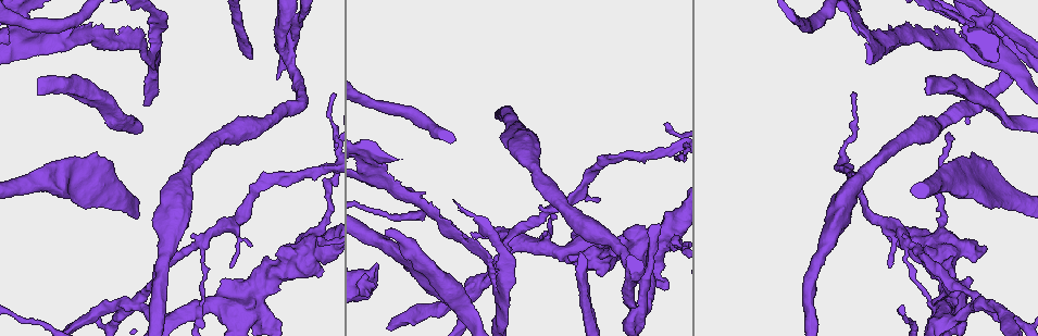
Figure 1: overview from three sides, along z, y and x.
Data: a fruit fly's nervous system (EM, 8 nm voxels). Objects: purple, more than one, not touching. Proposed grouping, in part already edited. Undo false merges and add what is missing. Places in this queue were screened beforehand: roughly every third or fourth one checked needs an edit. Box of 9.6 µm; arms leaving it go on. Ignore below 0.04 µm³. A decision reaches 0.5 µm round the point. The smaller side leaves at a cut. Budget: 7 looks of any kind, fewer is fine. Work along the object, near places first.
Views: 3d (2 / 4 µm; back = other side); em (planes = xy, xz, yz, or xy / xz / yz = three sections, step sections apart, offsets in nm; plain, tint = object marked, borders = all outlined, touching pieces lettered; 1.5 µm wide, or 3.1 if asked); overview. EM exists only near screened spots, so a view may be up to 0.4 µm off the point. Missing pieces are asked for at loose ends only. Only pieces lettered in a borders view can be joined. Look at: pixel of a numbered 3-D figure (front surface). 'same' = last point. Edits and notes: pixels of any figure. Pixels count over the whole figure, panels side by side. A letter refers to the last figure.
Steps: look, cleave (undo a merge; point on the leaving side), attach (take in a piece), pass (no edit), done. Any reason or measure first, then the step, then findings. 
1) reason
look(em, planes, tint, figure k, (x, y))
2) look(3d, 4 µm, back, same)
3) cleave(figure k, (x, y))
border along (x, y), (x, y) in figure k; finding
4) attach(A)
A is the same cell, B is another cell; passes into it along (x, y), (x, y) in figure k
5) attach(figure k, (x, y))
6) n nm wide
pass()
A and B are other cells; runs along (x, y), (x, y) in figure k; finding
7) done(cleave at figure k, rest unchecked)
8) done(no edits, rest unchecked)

tapers out
look(3d, 4 µm, figure 1, (874, 32))

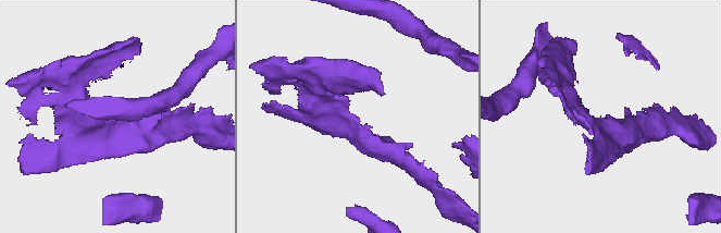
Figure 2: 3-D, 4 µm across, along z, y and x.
need the tissue
look(em, planes, tint, figure 2, (598, 120))

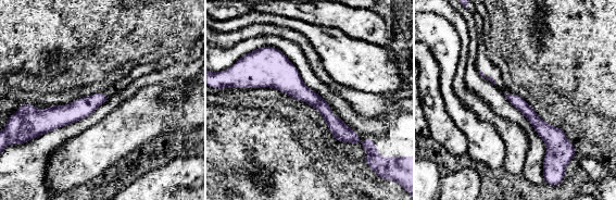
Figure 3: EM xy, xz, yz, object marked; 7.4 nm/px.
look(em, planes, borders, same)

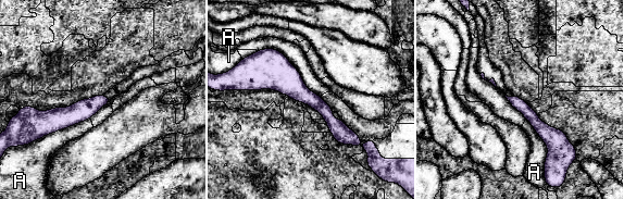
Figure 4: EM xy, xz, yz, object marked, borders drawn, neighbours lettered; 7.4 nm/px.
90 nm wide
pass()
A is another cell; border along (525, 117), (547, 147), (545, 172) in figure 4; no lettered piece goes on from it

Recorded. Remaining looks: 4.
an open end
look(em, planes, tint, figure 1, (934, 27))

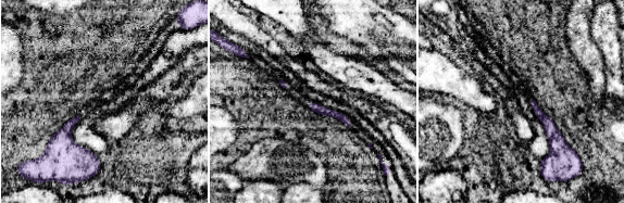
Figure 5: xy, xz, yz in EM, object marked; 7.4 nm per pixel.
look(em, planes, borders, same)

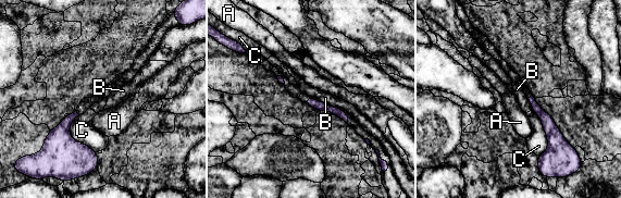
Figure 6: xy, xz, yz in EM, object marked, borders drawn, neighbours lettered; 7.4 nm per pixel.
pass()
A, B and C are other cells; border along (332, 106), (338, 107), (342, 110) in figure 6; none of them fits

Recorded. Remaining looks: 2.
three arms meet
look(3d, 4 µm, back, figure 1, (149, 57))

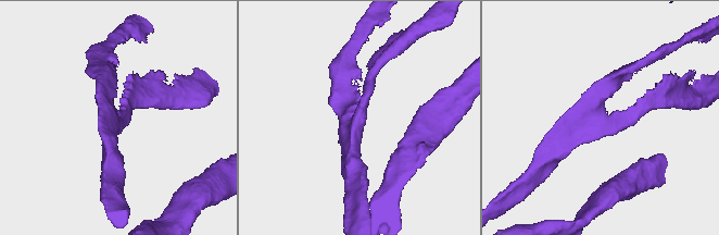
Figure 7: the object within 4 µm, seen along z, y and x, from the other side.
3 arms; arms of 190, 220, 280 nm; need the tissue
look(em, 3.1 µm, planes, borders, figure 7, (354, 126))

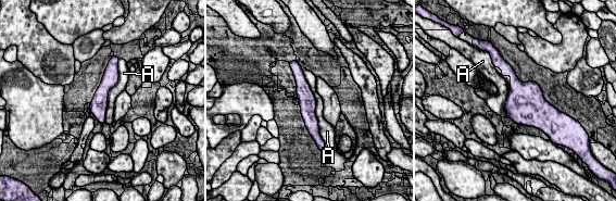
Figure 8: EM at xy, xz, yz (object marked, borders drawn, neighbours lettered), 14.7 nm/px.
pass()
A is another cell; runs along (300, 74), (316, 134) in figure 8; one neuron here

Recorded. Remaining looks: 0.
done(no edits, rest unchecked)

